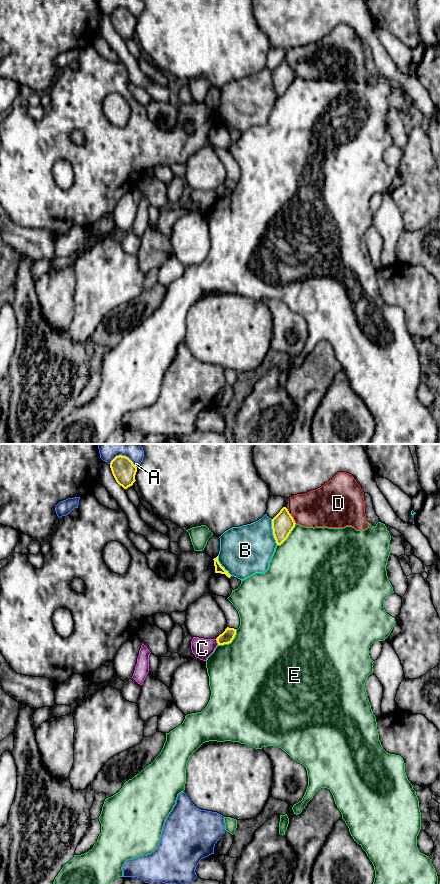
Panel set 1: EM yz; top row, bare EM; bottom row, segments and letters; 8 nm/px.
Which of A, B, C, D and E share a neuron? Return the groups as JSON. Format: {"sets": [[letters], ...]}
{"sets": [["A"], ["B"], ["C"], ["D"], ["E"]]}

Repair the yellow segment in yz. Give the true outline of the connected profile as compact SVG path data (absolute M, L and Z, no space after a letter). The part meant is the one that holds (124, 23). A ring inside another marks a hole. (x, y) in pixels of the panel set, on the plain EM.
M116 8L110 15L110 20L116 34L124 41L132 38L135 32L137 19L126 8Z

